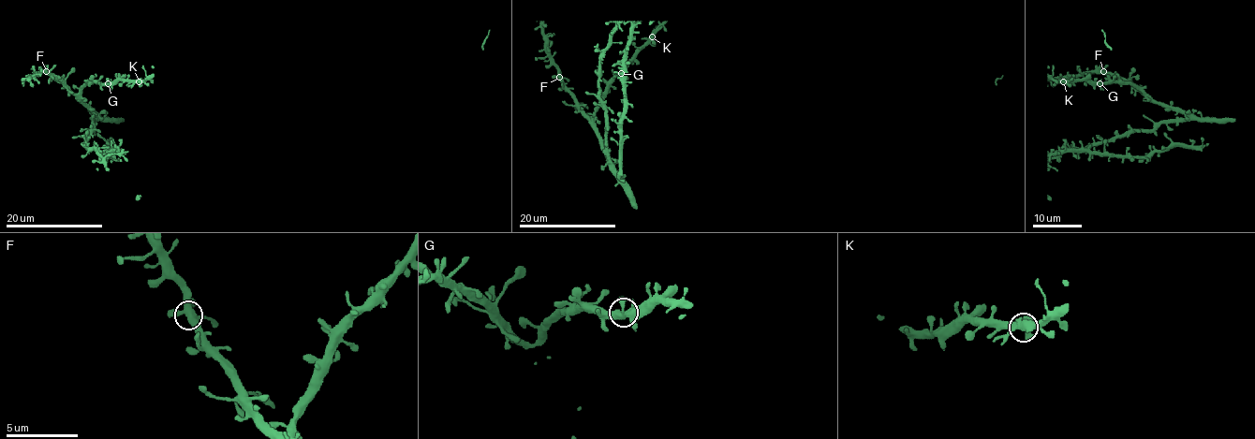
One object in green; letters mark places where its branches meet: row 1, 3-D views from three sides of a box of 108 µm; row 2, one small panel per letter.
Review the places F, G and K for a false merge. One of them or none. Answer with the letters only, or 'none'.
none

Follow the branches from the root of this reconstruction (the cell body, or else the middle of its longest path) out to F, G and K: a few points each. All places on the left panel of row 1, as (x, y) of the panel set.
F: (95, 82), (87, 83), (75, 94), (59, 79), (46, 71)
G: (95, 82), (108, 83)
K: (95, 82), (113, 83), (118, 80), (138, 82)

